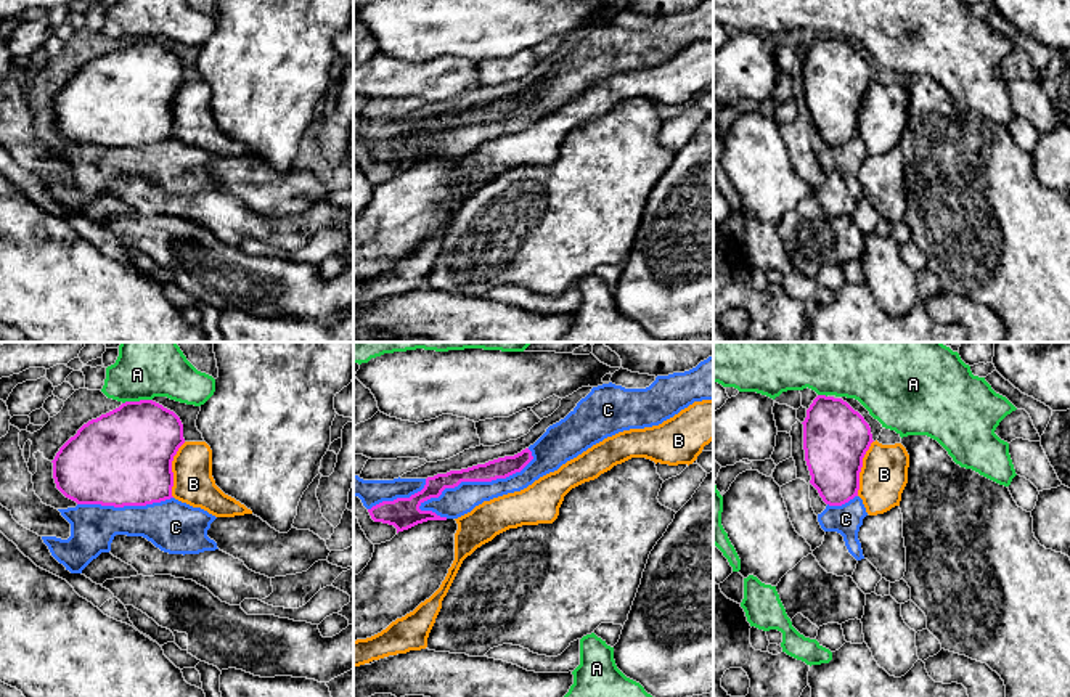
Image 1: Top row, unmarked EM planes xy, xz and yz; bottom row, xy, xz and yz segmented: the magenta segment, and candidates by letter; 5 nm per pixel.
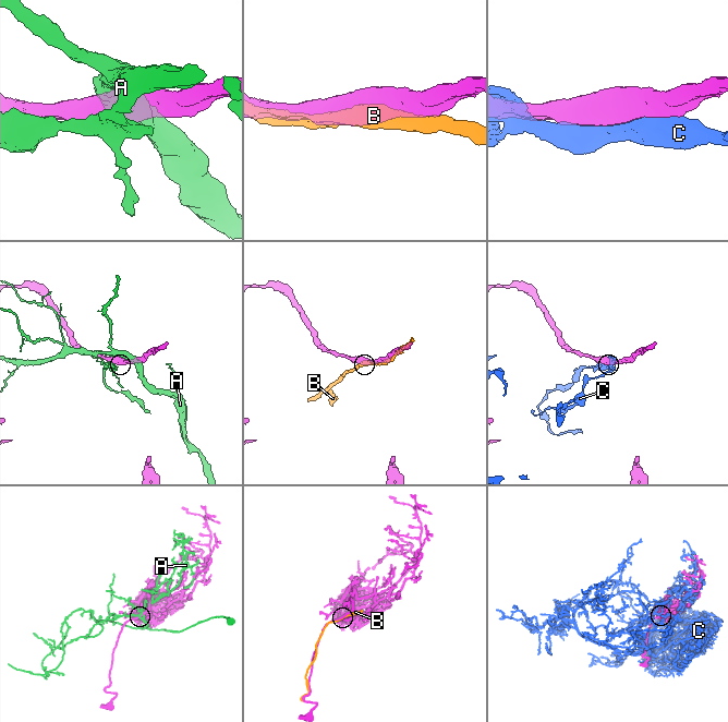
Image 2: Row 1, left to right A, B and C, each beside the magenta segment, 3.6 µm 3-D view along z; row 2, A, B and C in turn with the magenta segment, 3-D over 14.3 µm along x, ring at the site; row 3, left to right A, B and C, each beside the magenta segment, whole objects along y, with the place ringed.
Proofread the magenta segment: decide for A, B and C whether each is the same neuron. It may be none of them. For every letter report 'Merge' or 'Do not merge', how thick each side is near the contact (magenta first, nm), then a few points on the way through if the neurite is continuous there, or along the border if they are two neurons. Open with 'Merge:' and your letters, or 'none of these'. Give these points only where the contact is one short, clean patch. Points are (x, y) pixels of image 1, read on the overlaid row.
Merge: none of these
A: Do not merge. Thickness 440 nm (magenta) against 320 nm
B: Do not merge. Thickness 480 nm (magenta) against 200 nm
C: Do not merge. Thickness 110 nm (magenta) against 150 nm

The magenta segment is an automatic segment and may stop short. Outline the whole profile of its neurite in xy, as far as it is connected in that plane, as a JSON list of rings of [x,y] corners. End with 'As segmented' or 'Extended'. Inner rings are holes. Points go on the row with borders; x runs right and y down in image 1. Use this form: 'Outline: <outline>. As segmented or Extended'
Outline: [[[153,400],[125,401],[84,424],[56,453],[56,488],[77,504],[146,506],[172,496],[172,461],[185,443],[180,418]]]. As segmented

